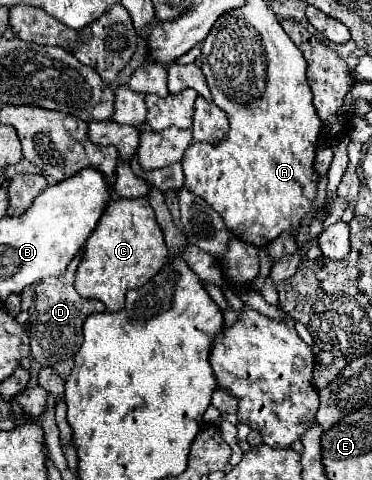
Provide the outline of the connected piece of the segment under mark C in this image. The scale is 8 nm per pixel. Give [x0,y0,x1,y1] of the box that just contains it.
[76,198,168,312]

